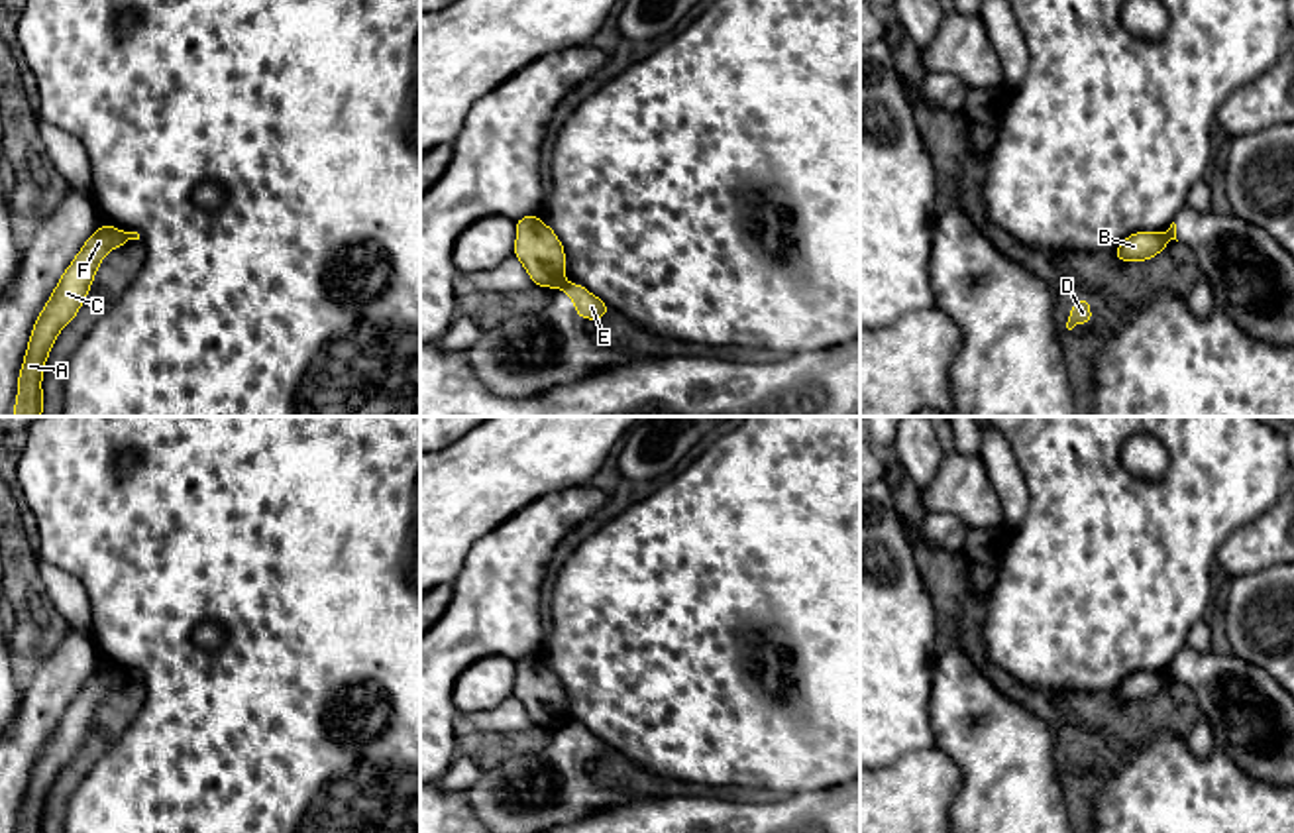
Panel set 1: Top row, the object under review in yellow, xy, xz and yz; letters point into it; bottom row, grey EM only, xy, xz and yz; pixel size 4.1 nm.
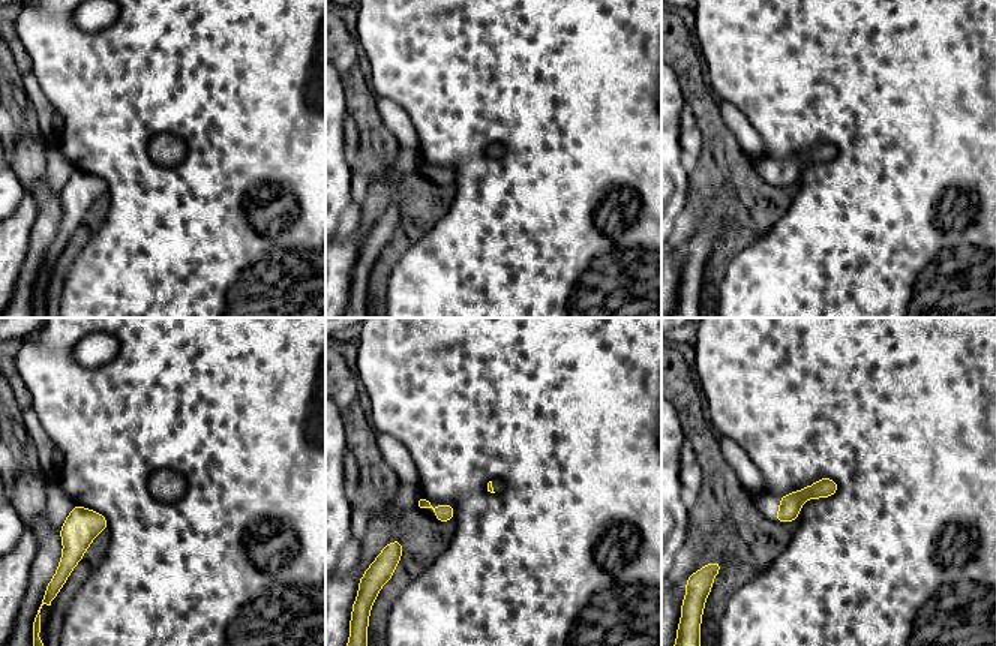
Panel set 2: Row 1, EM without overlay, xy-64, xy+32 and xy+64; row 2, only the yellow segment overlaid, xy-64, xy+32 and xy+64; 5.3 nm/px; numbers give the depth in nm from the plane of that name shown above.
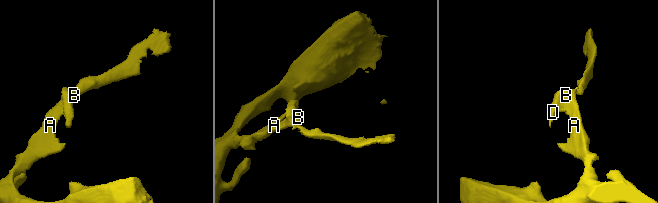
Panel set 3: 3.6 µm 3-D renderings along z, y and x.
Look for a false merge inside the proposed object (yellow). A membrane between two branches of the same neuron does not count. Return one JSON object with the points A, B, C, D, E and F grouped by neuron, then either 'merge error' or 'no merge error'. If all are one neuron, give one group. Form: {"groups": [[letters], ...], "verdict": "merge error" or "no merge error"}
{"groups": [["A", "B", "C", "D", "F"], ["E"]], "verdict": "merge error"}

